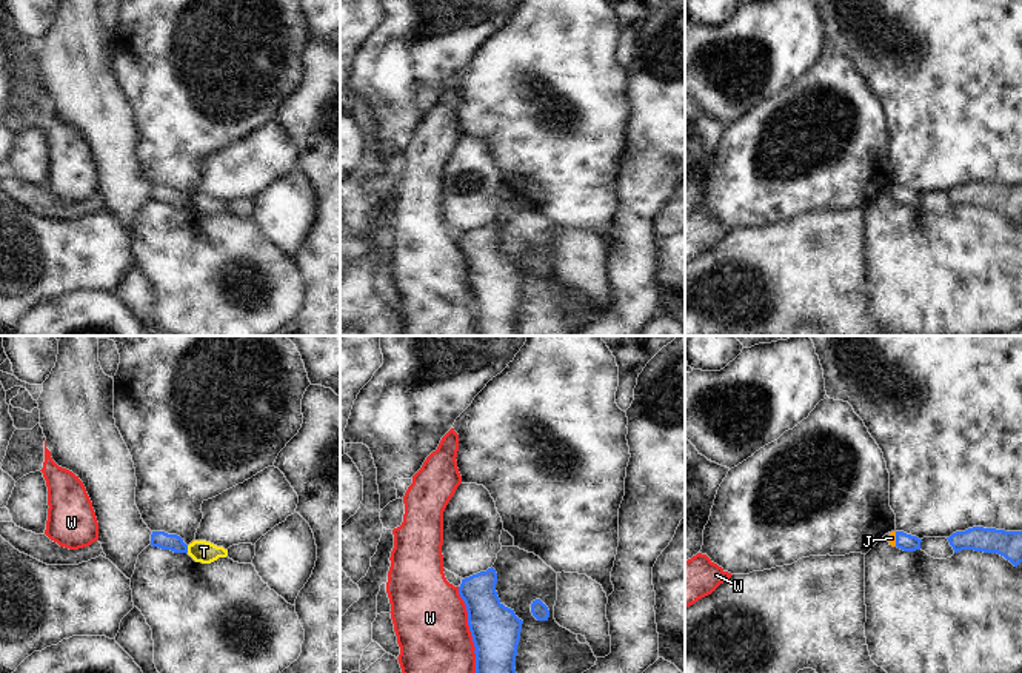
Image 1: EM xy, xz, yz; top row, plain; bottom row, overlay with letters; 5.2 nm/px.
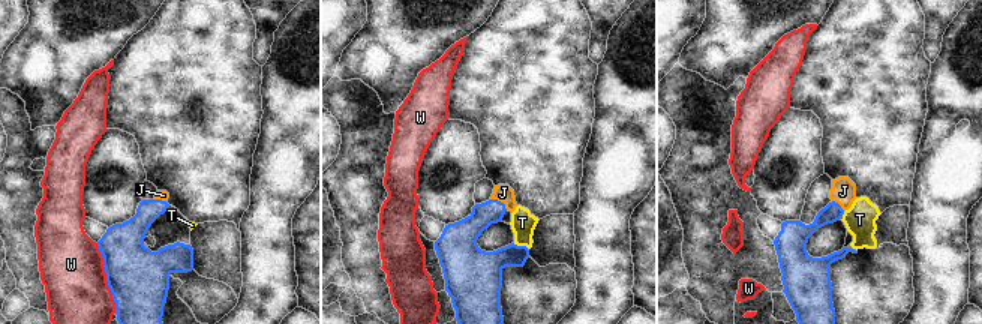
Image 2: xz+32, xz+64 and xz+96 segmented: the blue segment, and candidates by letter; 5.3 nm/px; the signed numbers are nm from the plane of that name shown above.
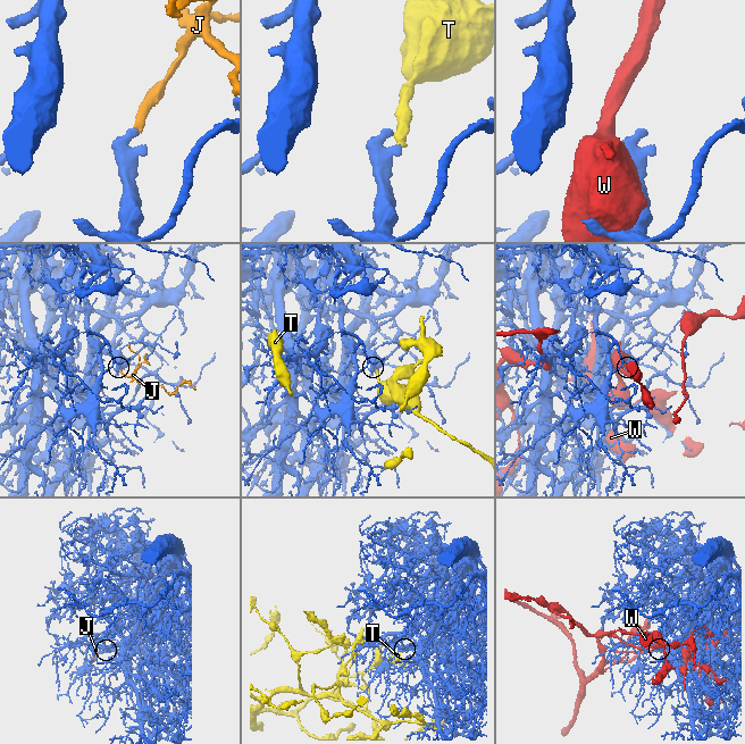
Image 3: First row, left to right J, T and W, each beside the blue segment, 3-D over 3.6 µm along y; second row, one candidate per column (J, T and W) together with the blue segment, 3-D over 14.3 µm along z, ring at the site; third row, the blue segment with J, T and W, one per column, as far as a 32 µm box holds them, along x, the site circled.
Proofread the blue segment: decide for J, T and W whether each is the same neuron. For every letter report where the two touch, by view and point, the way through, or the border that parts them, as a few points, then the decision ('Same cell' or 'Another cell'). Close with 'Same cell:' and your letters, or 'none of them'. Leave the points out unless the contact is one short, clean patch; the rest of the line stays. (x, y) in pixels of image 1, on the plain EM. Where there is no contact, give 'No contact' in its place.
J: Touches blue at yz (896, 194). Path across: yz (907, 197), (896, 194), (891, 193). Same cell
T: Touches blue at xy (187, 204). Another cell
W: Touches blue at xz (471, 288). Another cell
Same cell: J

